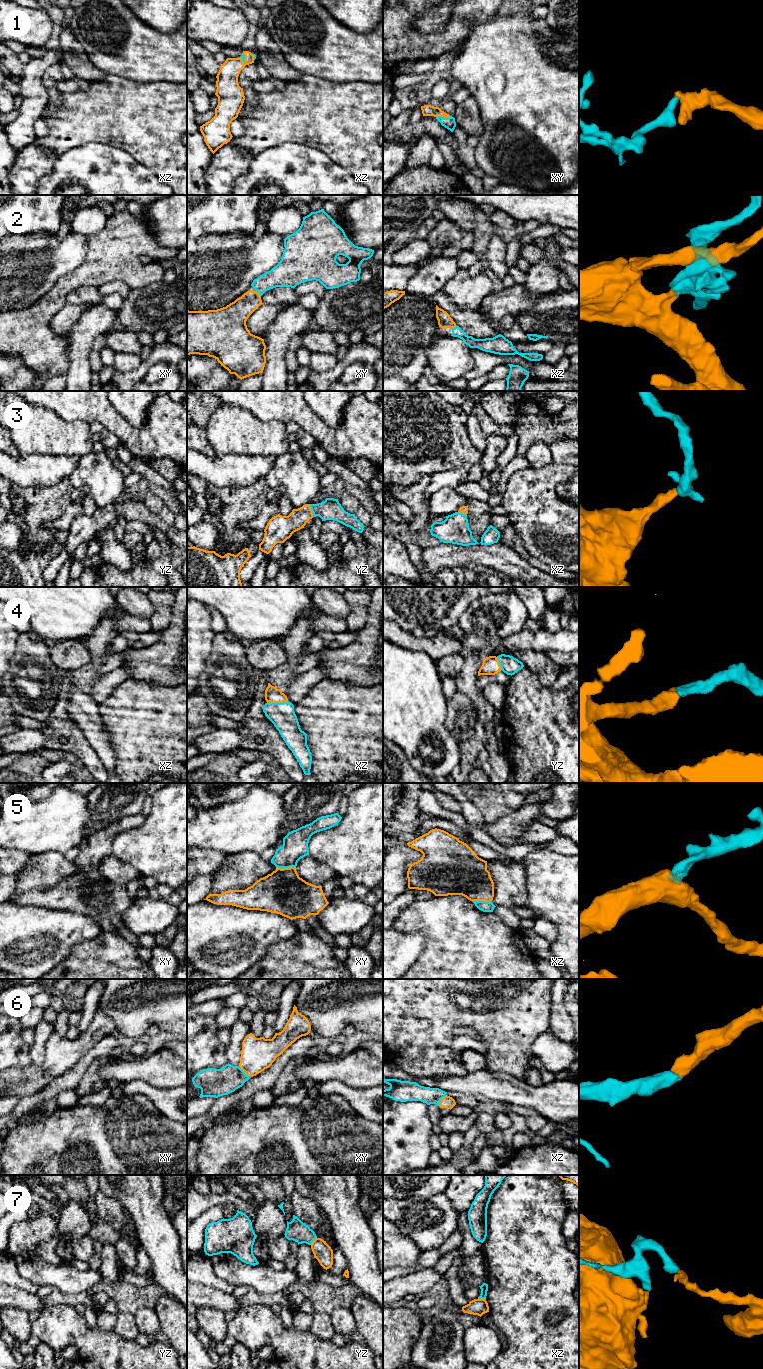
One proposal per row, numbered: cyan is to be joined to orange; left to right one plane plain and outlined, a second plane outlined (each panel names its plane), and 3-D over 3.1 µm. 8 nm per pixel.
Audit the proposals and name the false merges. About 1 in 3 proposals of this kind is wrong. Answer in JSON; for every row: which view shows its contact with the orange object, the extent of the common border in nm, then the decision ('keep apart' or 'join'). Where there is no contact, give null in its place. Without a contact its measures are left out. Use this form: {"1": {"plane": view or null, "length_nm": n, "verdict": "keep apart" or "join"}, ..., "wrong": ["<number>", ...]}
{"1": {"plane": "xy", "length_nm": 120, "verdict": "join"}, "2": {"plane": "xy", "length_nm": 70, "verdict": "join"}, "3": {"plane": "yz", "length_nm": 110, "verdict": "join"}, "4": {"plane": "xz", "length_nm": 170, "verdict": "join"}, "5": {"plane": "xy", "length_nm": 160, "verdict": "join"}, "6": {"plane": "xy", "length_nm": 140, "verdict": "join"}, "7": {"plane": "xz", "length_nm": 60, "verdict": "keep apart"}, "wrong": ["7"]}

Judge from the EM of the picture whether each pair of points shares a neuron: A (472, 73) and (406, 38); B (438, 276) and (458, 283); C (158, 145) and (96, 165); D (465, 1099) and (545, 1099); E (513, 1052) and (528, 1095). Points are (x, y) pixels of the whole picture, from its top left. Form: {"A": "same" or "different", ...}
{"A": "different", "B": "different", "C": "different", "D": "different", "E": "different"}

